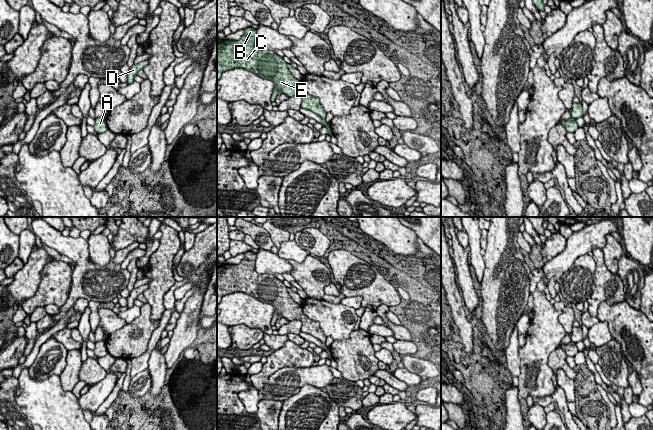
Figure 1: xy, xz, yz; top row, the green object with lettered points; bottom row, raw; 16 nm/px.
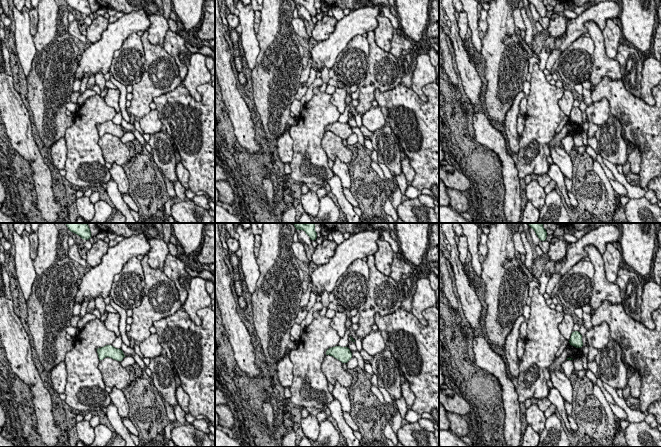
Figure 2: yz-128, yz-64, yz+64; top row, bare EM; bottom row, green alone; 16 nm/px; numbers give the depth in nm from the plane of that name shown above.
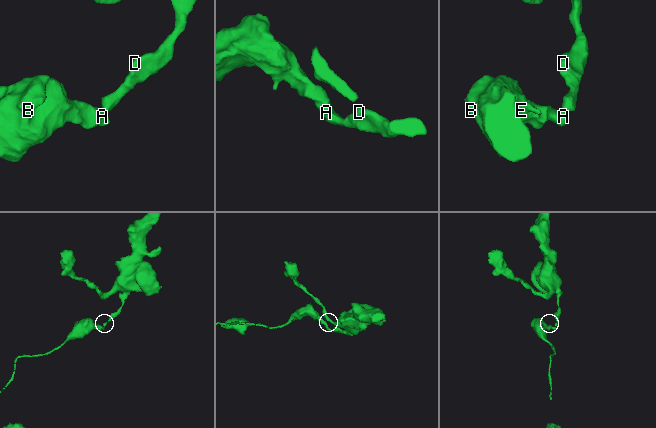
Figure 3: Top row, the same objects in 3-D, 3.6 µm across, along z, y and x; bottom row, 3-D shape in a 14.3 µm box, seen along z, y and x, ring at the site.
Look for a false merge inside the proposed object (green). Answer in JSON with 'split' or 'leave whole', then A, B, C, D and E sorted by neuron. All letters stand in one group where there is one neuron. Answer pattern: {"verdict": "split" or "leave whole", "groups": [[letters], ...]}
{"verdict": "split", "groups": [["A", "B", "C", "E"], ["D"]]}

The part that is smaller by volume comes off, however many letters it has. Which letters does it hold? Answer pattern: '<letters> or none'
A, B, C, E

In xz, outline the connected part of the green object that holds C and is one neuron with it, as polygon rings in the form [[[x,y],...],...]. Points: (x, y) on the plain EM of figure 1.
[[[248,251],[239,264],[224,264],[217,267],[217,304],[222,297],[233,292],[249,294],[275,307],[271,325],[275,325],[281,314],[288,321],[300,320],[301,332],[319,339],[326,351],[326,336],[319,328],[319,322],[308,318],[288,292],[288,287],[274,275],[259,274],[255,270],[256,253]]]

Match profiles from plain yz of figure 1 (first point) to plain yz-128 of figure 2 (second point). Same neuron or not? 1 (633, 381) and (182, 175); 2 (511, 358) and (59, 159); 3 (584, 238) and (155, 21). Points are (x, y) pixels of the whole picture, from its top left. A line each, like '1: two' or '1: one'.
1: one
2: one
3: two

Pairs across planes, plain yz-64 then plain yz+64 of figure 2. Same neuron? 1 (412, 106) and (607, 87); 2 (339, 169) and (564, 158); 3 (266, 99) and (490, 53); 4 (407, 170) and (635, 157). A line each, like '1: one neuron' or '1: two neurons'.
1: one neuron
2: one neuron
3: one neuron
4: one neuron

